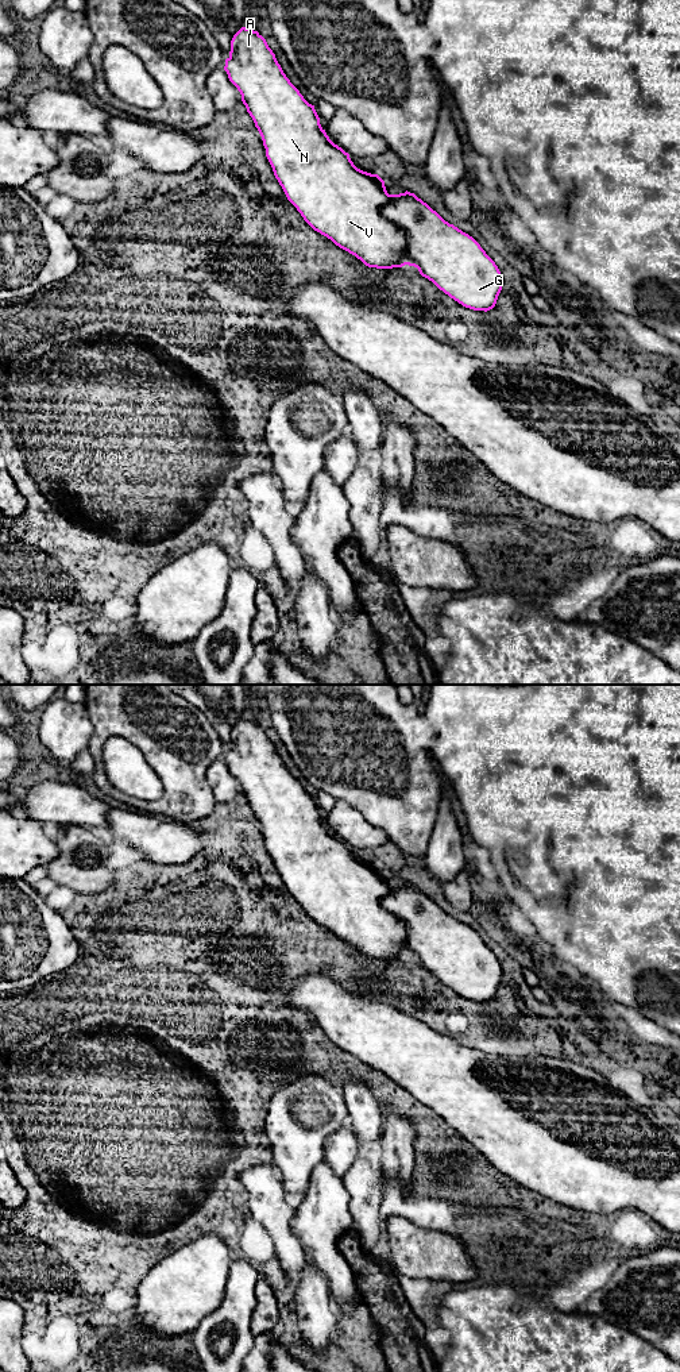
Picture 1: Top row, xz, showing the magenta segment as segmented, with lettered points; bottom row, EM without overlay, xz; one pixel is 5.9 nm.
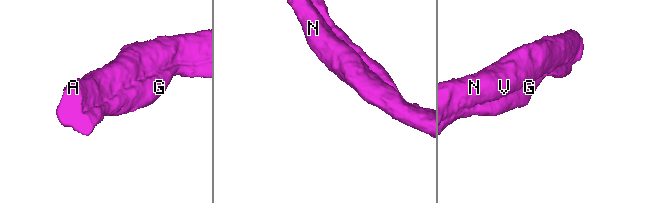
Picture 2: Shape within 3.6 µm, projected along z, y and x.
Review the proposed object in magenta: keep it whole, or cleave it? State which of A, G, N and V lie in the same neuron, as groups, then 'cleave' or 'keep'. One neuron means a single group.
A G N V | keep

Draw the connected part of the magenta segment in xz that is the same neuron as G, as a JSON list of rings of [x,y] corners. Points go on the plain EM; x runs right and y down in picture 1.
[[[242,718],[231,732],[224,762],[242,786],[242,793],[258,820],[266,848],[287,891],[304,912],[336,937],[355,947],[368,959],[393,960],[414,957],[420,966],[465,999],[490,1002],[502,982],[502,967],[495,953],[468,925],[445,913],[414,885],[389,886],[378,866],[358,860],[341,839],[335,836],[320,816],[314,797],[309,795],[290,774],[266,731],[254,721]]]

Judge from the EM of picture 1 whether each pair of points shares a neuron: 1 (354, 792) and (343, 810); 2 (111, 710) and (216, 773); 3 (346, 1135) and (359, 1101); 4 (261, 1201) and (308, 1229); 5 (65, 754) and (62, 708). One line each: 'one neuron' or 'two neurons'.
1: two neurons
2: two neurons
3: two neurons
4: two neurons
5: one neuron

